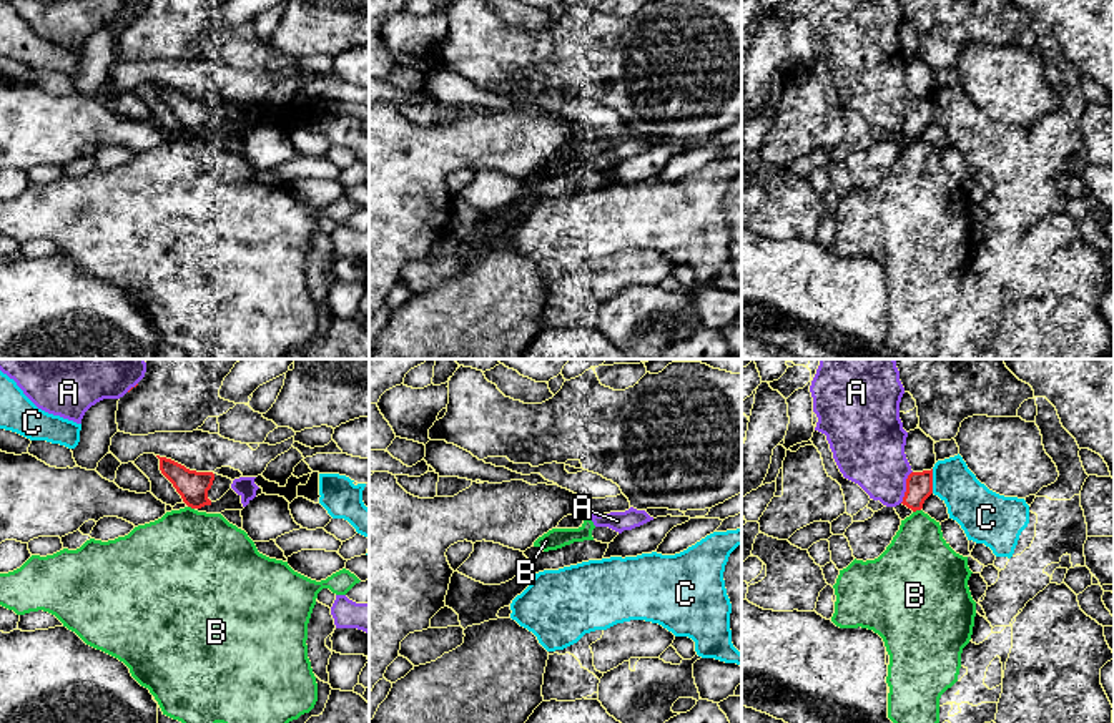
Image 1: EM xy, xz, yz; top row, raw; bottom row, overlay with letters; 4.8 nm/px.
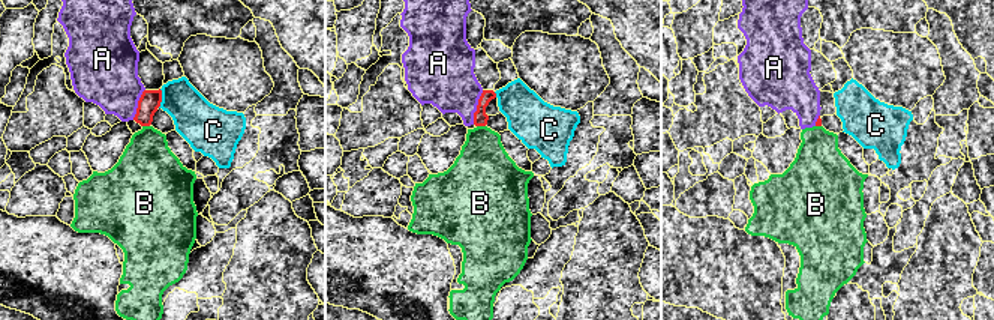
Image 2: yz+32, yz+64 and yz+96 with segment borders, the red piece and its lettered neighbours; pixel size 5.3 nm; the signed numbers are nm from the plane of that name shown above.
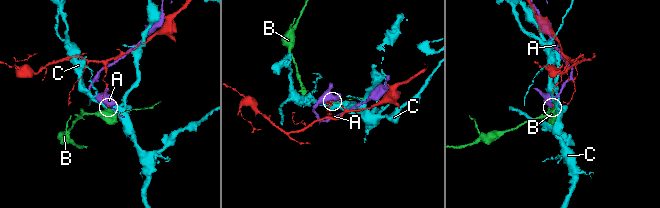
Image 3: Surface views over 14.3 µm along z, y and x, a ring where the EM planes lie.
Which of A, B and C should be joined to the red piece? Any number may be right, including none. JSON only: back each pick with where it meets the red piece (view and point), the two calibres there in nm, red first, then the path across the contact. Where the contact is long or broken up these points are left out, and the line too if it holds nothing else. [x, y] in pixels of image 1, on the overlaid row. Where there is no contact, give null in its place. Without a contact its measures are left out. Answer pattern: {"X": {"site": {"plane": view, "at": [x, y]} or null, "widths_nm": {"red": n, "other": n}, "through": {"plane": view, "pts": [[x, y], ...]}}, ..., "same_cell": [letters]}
{"same_cell": []}

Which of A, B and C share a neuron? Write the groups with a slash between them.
A / B / C

